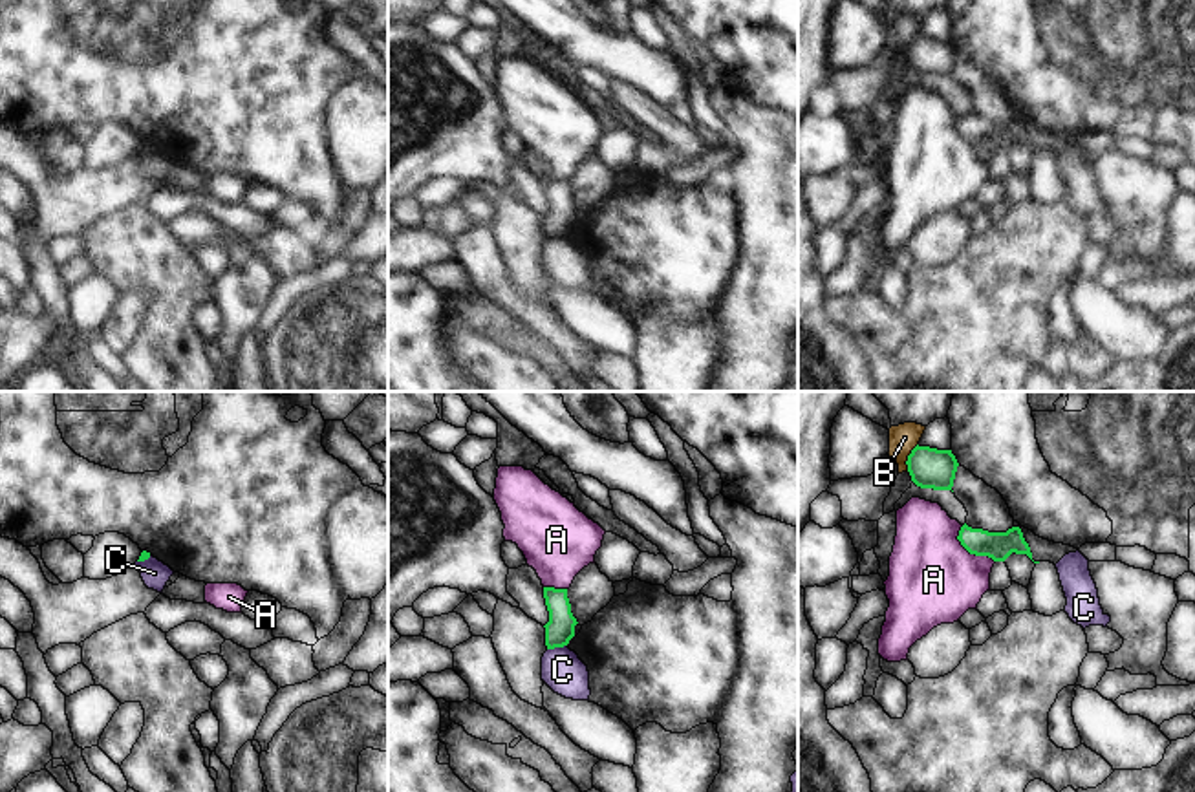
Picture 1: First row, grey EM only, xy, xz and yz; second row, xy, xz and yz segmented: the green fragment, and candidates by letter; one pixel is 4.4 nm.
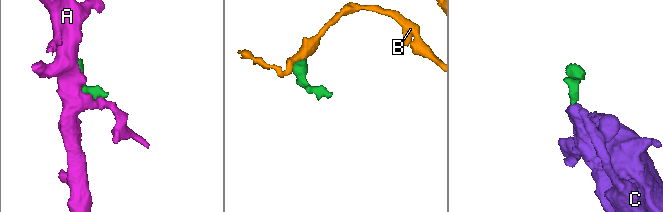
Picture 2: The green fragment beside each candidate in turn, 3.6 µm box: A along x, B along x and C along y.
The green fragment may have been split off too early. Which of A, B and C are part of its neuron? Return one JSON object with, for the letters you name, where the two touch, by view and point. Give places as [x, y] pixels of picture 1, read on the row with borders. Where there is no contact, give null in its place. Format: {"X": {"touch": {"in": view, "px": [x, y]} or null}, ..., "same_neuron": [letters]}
{"same_neuron": []}

